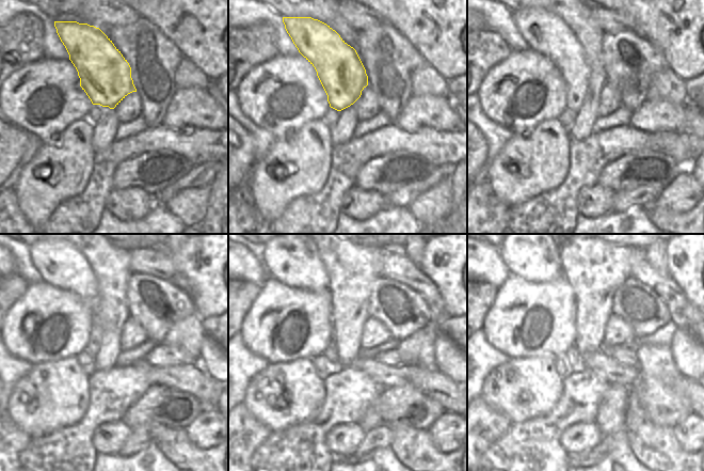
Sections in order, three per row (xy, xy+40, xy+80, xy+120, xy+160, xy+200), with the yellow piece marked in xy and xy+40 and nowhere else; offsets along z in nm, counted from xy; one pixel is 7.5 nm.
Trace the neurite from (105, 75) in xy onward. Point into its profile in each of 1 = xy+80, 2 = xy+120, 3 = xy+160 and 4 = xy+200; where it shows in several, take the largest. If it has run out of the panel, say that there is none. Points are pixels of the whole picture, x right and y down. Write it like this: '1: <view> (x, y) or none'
1: xy+80 (544, 32)
2: xy+120 (60, 264)
3: xy+160 (293, 260)
4: xy+200 (533, 255)

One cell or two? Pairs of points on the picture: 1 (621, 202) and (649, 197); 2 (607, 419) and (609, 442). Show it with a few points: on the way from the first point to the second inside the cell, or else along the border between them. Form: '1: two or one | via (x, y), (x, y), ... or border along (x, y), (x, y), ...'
1: one | via (627, 198), (642, 197)
2: two | border along (622, 427), (609, 435), (603, 436)

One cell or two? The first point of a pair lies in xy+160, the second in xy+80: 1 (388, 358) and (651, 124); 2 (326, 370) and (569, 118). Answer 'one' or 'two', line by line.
1: one
2: one

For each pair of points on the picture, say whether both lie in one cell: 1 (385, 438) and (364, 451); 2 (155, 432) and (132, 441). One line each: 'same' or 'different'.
1: same
2: same

